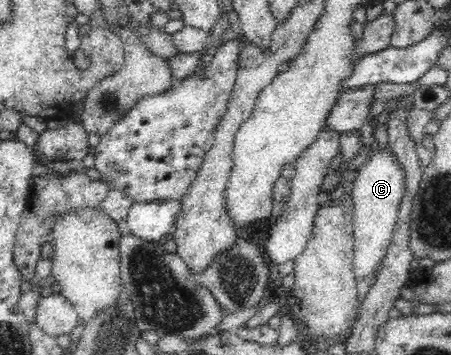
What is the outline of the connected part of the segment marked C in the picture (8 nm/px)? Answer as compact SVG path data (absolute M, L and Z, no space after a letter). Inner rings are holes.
M390 147L375 150L358 173L352 180L351 194L354 204L351 214L354 250L352 271L356 280L361 280L375 274L390 247L404 193L404 173L392 156Z

